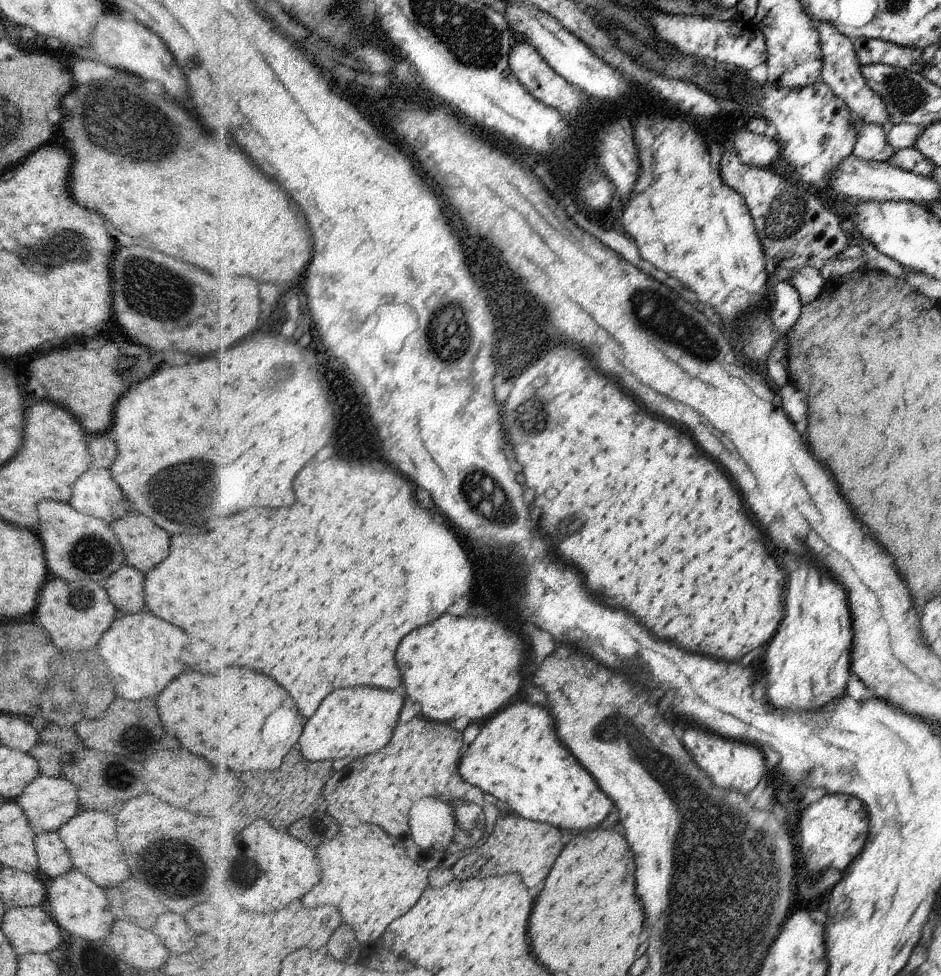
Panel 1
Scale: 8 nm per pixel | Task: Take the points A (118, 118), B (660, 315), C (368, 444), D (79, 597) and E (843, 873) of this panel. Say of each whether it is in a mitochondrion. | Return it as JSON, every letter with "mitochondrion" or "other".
{"A":"mitochondrion","B":"mitochondrion","C":"other","D":"mitochondrion","E":"other"}

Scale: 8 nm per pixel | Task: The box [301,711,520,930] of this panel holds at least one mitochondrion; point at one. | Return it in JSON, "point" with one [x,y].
{"point":[453,808]}

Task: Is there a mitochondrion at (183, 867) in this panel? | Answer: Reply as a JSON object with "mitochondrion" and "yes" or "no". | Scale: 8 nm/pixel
{"mitochondrion":"yes"}

